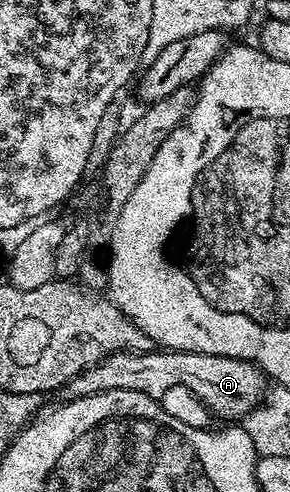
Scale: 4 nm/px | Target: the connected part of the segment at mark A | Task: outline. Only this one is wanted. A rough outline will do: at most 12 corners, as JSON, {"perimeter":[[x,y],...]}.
{"perimeter":[[113,353],[57,390],[162,399],[187,389],[230,423],[268,393],[253,361],[228,355]]}

